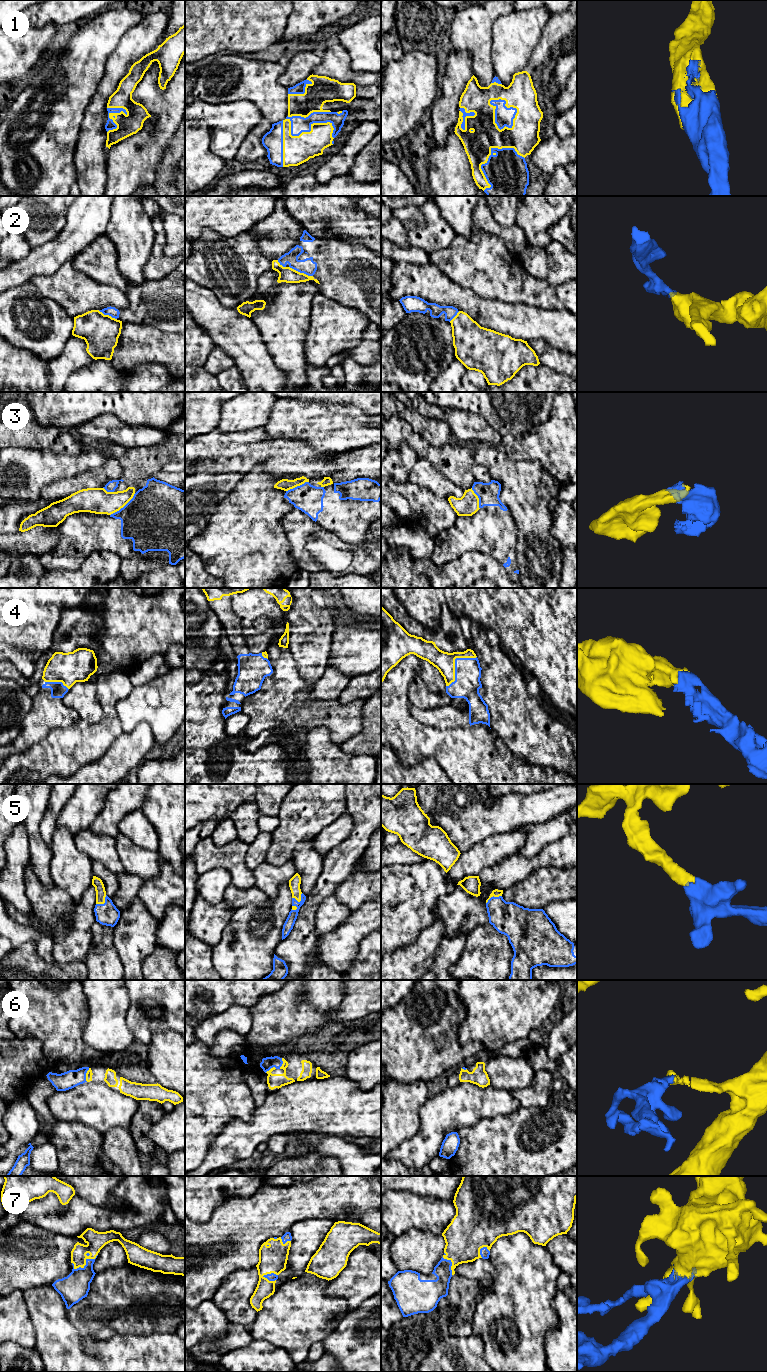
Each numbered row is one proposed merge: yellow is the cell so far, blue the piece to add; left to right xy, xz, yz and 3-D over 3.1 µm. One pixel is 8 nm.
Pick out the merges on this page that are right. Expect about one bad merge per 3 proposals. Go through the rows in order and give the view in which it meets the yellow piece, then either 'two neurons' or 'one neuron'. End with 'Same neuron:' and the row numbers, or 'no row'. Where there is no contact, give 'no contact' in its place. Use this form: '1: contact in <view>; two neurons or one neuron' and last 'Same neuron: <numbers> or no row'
1: contact in xz; one neuron
2: contact in xz; two neurons
3: contact in xy; two neurons
4: contact in yz; one neuron
5: contact in yz; one neuron
6: contact in xy; one neuron
7: contact in xy; one neuron
Same neuron: 1, 4, 5, 6, 7

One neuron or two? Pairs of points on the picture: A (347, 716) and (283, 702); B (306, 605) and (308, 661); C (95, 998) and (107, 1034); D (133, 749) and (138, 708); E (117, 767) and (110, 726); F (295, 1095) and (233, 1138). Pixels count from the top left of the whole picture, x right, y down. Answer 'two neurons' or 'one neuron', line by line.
A: one neuron
B: one neuron
C: one neuron
D: two neurons
E: two neurons
F: one neuron

